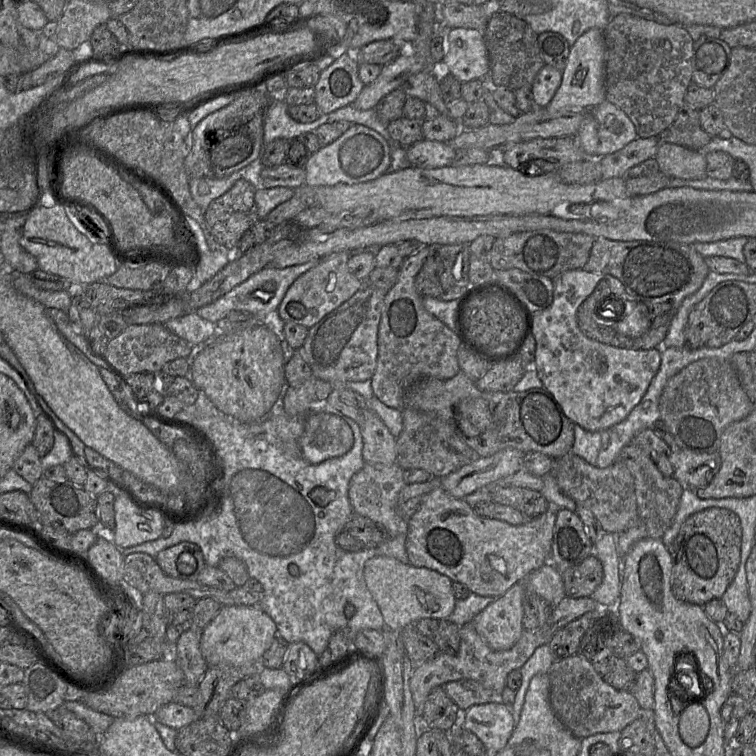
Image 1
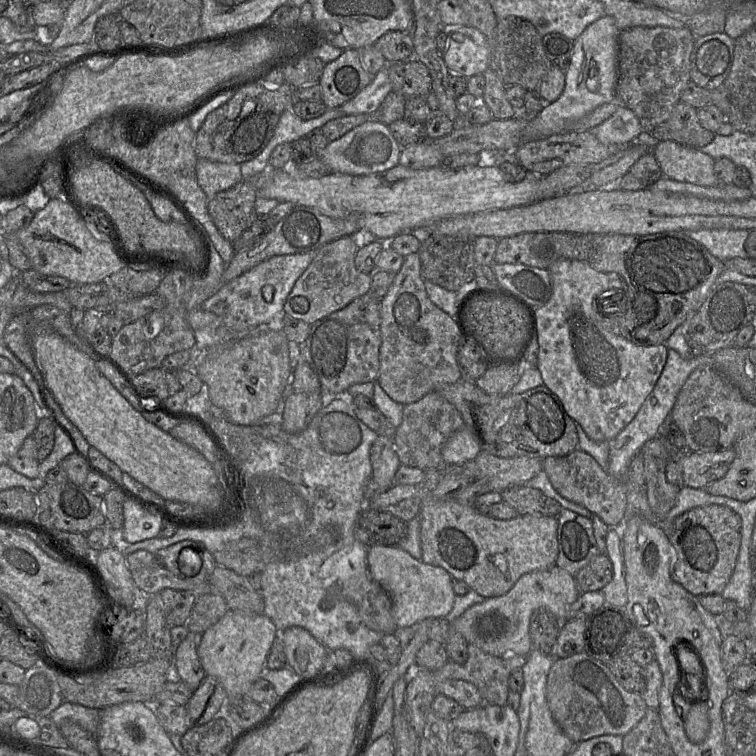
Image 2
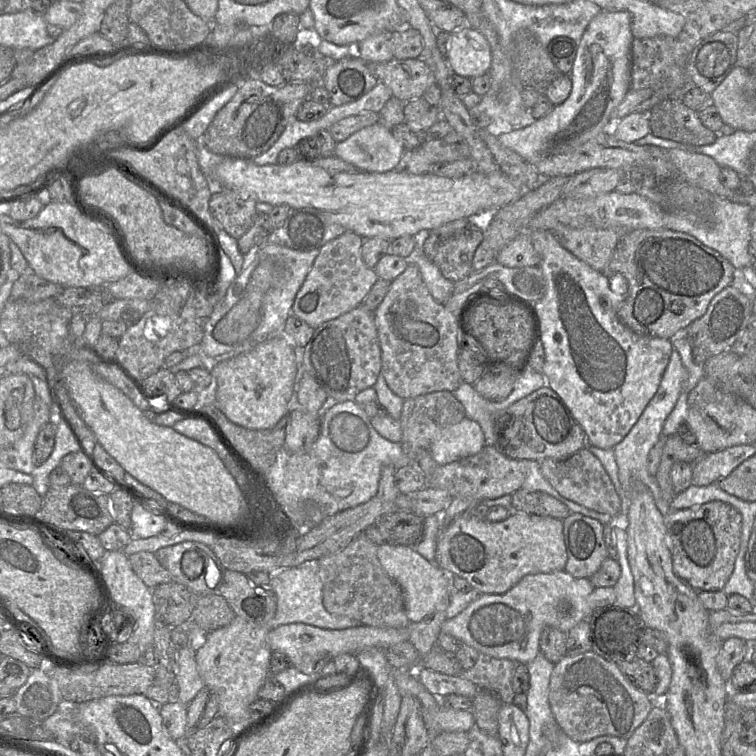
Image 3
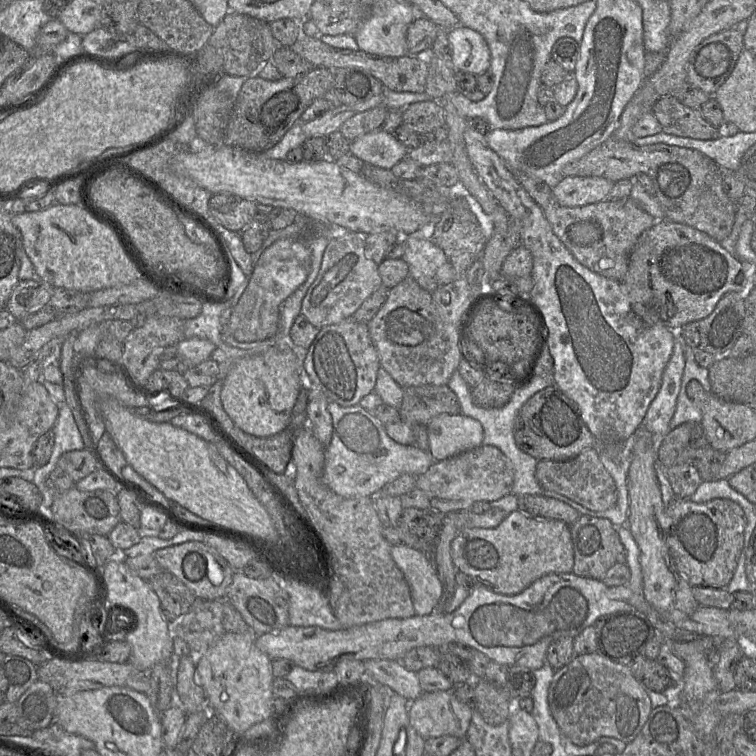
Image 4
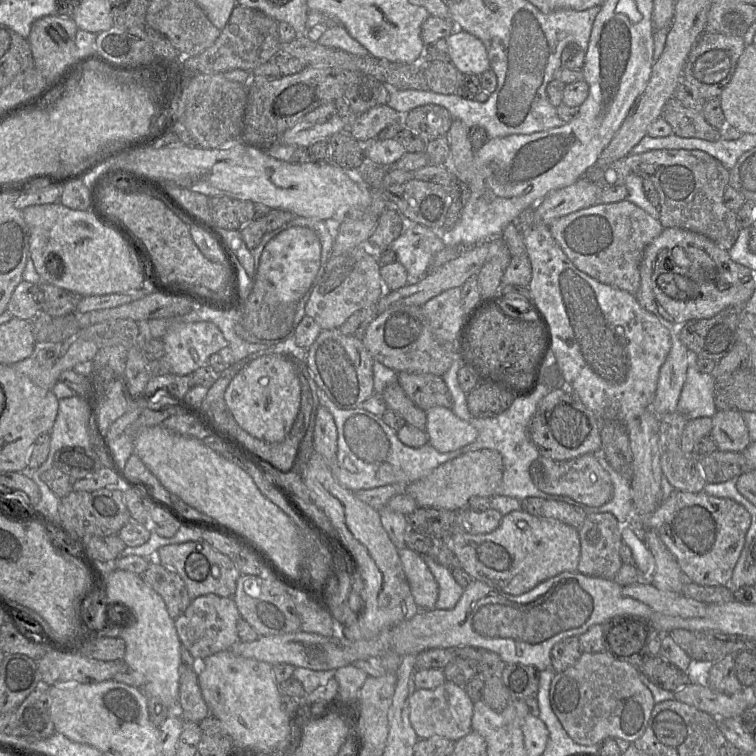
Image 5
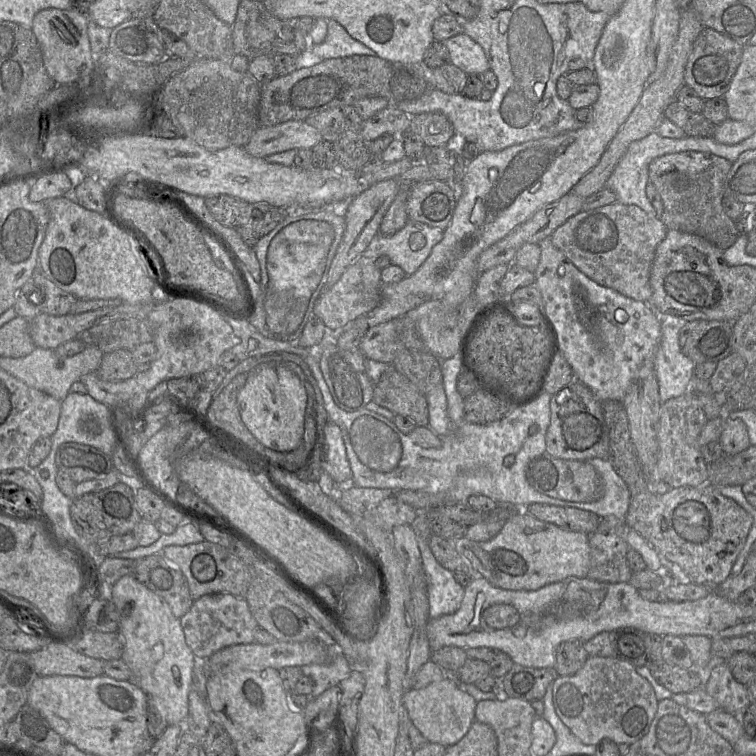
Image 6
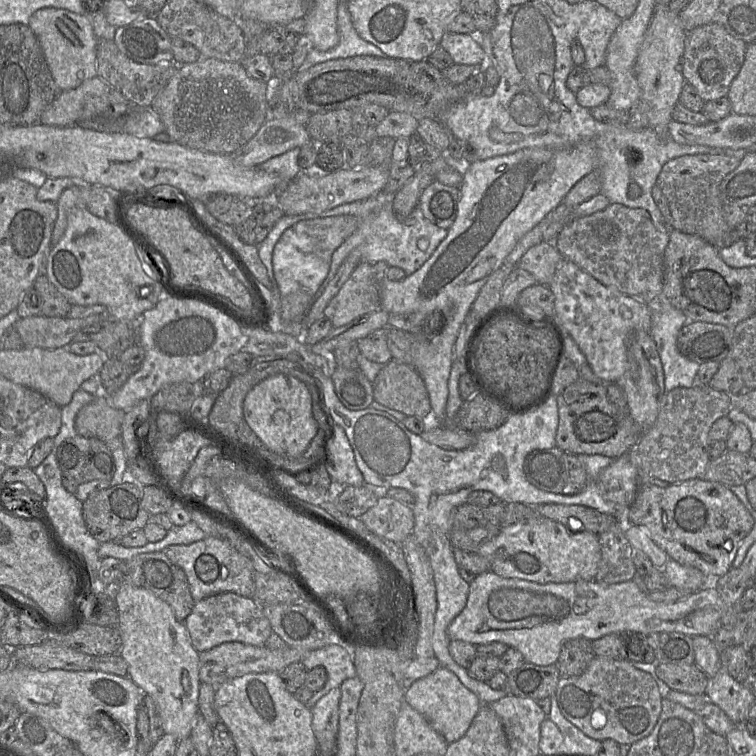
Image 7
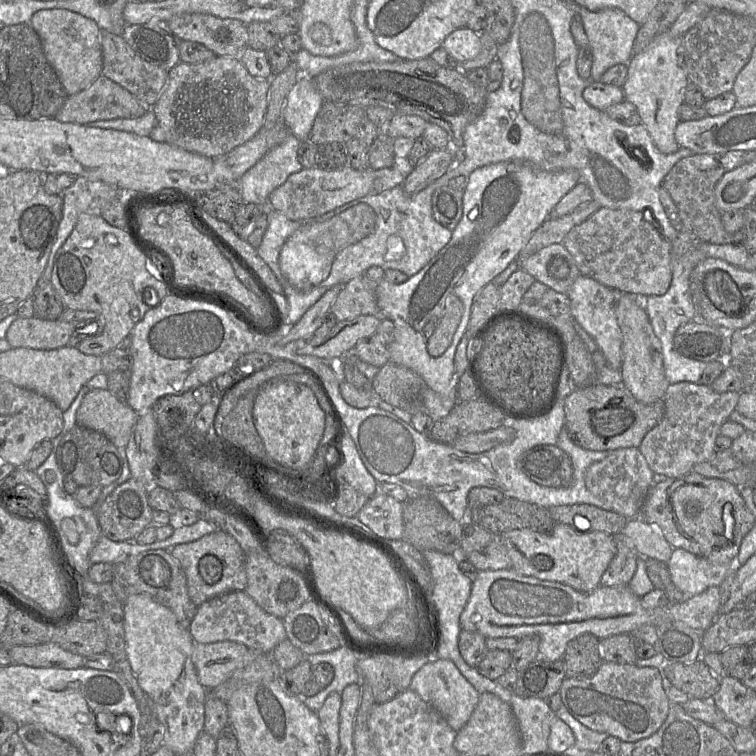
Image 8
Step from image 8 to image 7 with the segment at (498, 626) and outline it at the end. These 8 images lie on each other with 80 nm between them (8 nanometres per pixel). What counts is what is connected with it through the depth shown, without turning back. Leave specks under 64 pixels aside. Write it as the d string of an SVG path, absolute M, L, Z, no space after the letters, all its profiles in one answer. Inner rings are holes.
M492 571L476 575L469 584L466 606L450 623L447 634L450 640L462 640L474 645L502 642L509 648L518 650L525 663L539 666L556 664L562 645L577 637L594 641L611 633L625 631L647 634L651 632L679 632L688 636L711 637L720 627L721 621L736 607L727 605L713 584L673 603L655 602L649 599L633 581L605 584L596 581L578 580L563 583L539 584L518 578L505 578Z

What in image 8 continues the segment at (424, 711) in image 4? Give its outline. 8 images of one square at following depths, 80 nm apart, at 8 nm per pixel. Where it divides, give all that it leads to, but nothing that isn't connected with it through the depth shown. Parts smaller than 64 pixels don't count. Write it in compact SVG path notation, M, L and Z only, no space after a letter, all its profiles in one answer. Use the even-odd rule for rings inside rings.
M431 660L413 676L409 689L434 708L456 732L468 722L476 708L480 693L461 674L456 665L450 660Z

